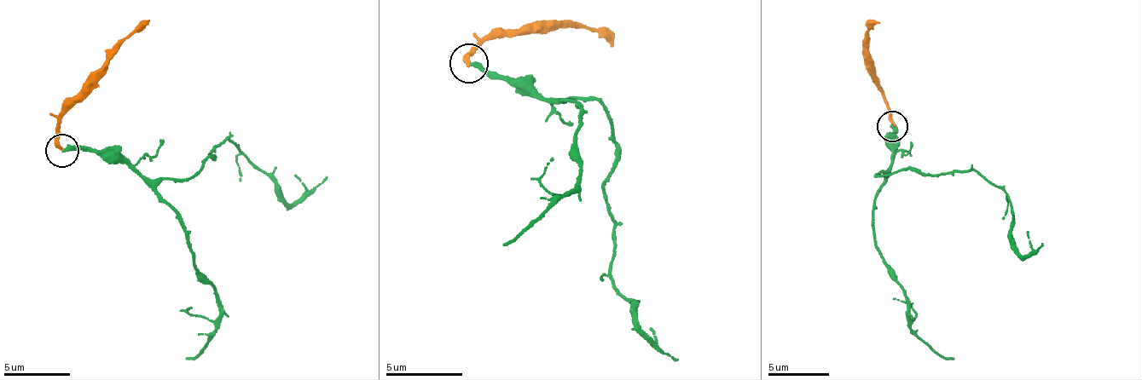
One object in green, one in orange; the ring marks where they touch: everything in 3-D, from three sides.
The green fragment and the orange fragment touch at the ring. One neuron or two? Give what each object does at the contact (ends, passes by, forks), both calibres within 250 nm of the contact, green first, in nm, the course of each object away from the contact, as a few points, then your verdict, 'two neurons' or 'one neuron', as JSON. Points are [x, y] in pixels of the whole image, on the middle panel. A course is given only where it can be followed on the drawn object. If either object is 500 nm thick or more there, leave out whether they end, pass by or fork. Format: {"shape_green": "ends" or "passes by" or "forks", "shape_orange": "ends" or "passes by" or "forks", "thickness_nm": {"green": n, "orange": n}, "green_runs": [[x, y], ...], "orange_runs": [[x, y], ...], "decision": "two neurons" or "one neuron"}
{"shape_green": "ends", "shape_orange": "ends", "thickness_nm": {"green": 280, "orange": 240}, "green_runs": [[470, 62], [556, 99], [601, 105], [617, 144], [605, 185], [611, 273], [644, 340], [677, 358]], "orange_runs": [[470, 66], [476, 46], [503, 33], [574, 22], [611, 48]], "decision": "two neurons"}

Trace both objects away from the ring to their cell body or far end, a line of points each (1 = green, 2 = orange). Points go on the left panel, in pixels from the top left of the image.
1: (62, 150), (128, 160), (151, 180), (182, 180), (229, 137), (291, 204), (326, 175)
2: (64, 149), (58, 122), (72, 99), (116, 48), (149, 21)

